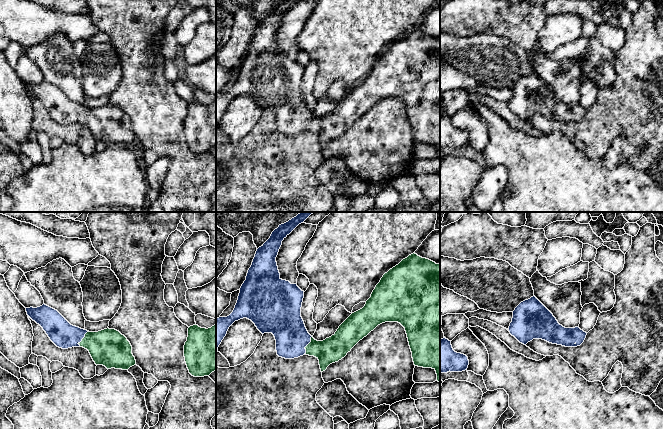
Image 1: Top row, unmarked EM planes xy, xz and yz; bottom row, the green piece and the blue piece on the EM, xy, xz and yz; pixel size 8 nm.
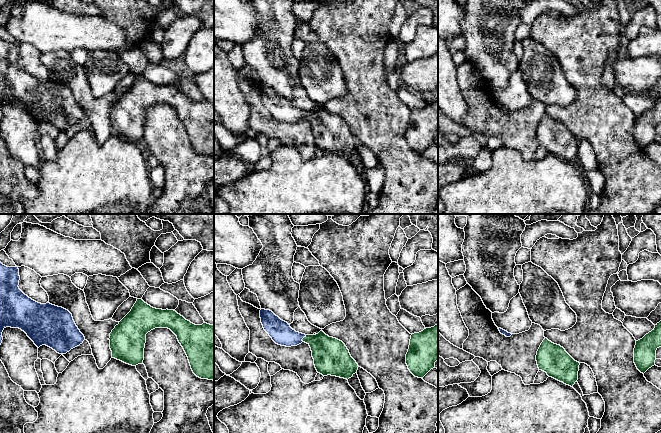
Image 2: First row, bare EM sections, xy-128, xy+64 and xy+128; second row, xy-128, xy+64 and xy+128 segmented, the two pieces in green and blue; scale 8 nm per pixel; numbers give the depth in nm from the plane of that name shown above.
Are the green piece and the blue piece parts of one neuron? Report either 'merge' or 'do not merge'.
merge

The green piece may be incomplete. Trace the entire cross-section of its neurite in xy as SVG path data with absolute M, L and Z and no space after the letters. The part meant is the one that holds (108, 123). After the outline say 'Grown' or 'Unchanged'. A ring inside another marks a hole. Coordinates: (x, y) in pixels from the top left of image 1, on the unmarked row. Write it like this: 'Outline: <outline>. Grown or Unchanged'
Outline: M45 80L26 84L26 88L59 124L83 123L89 127L96 141L107 145L128 146L136 141L130 118L115 105L89 108L71 101L57 86Z. Grown

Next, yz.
Outline: M535 72L515 84L509 108L524 121L533 115L542 115L565 123L580 122L587 111L579 102L565 104L560 101Z. Grown

